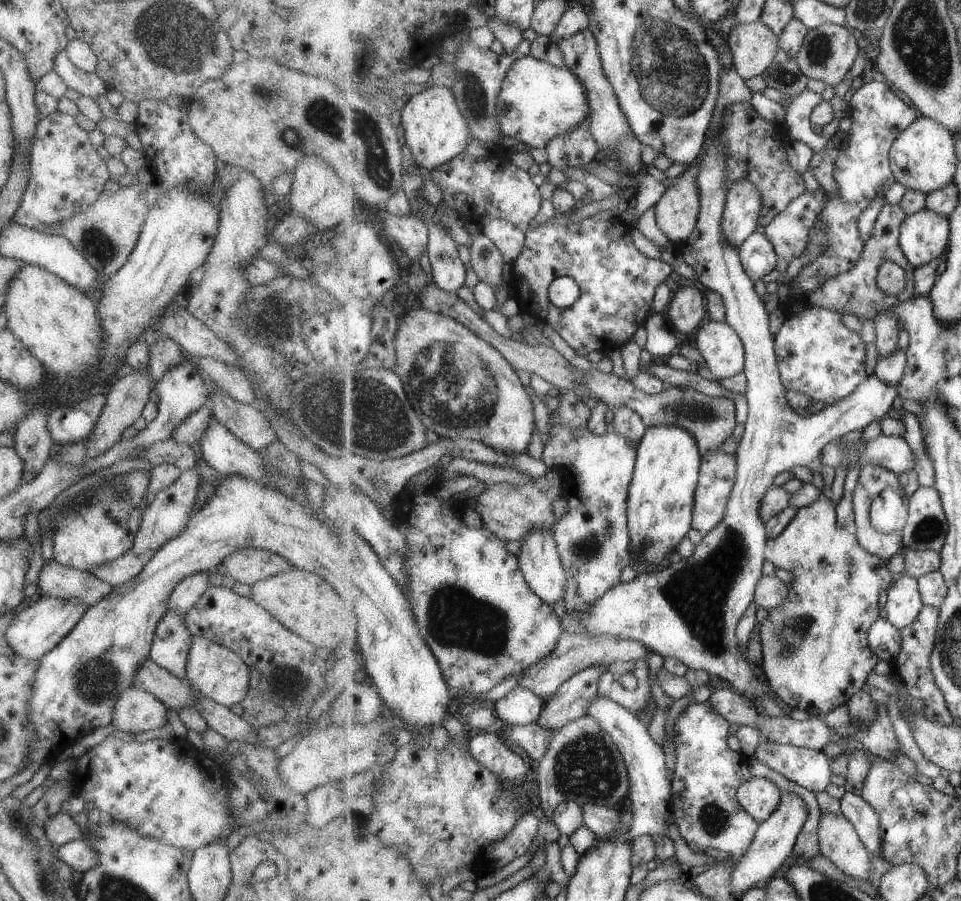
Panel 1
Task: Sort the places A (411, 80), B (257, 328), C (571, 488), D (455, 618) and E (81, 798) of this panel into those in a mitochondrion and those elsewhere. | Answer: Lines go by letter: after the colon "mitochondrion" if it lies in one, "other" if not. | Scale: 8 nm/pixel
A: other
B: mitochondrion
C: other
D: mitochondrion
E: other

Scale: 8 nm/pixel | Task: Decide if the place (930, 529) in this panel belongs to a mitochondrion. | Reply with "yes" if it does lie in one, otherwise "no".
yes

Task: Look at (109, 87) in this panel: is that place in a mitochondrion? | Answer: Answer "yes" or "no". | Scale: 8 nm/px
no

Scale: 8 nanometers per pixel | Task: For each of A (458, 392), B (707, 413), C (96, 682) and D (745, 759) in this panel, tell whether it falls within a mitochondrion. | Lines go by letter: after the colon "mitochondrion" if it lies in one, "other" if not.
A: mitochondrion
B: mitochondrion
C: mitochondrion
D: other

